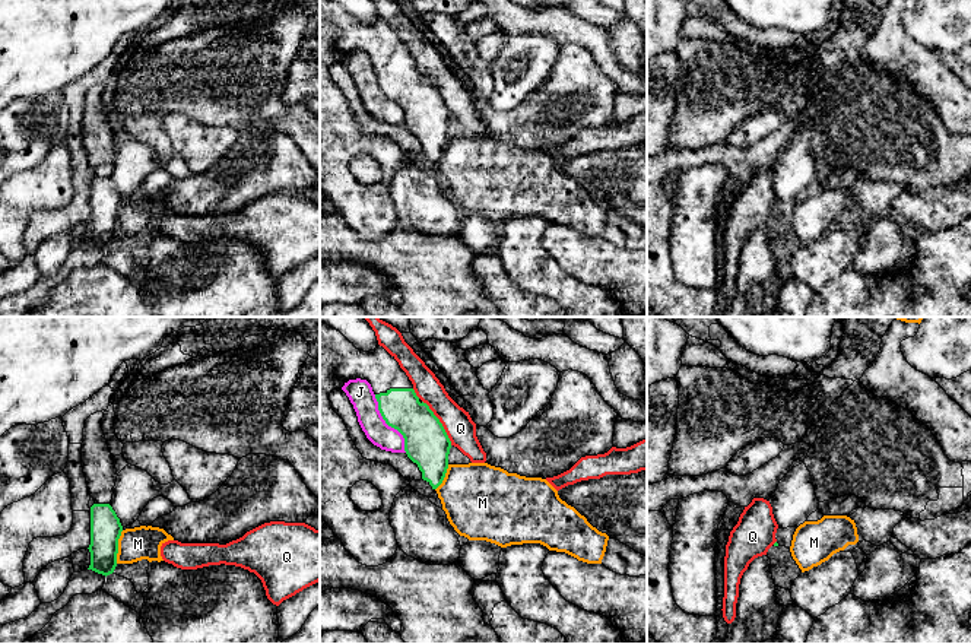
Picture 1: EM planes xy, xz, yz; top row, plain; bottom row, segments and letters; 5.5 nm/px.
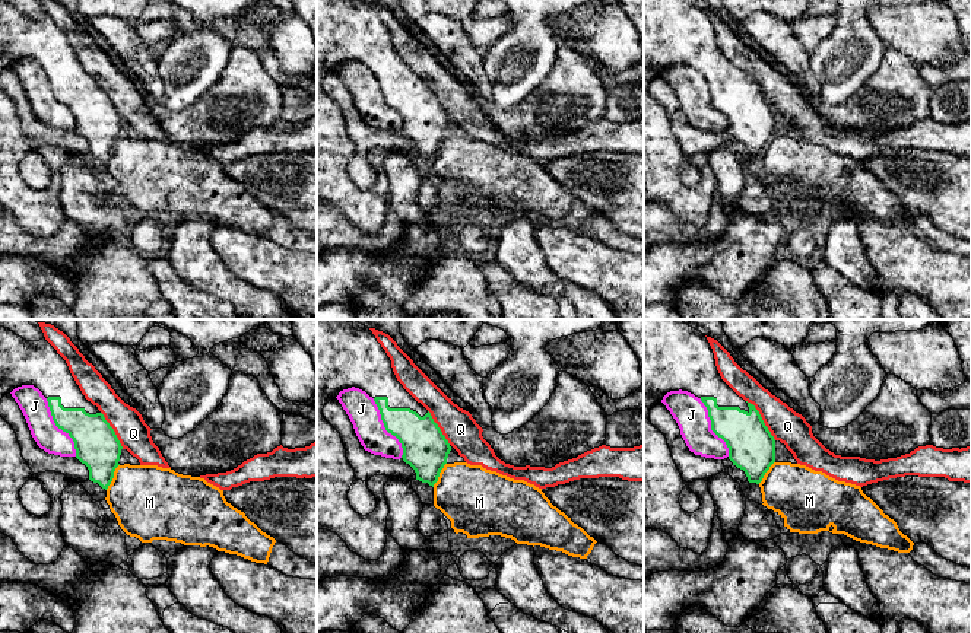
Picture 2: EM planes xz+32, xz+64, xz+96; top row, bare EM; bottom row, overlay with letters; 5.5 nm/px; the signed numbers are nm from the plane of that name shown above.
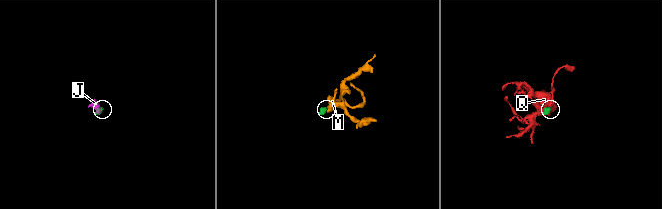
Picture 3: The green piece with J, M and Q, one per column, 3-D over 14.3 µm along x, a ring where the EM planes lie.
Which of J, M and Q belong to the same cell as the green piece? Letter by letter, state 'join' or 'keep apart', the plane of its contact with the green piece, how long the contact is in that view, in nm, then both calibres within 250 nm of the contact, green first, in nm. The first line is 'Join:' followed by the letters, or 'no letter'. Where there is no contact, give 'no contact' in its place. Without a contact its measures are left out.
Join: no letter
J: keep apart; meets green in xz; contact 360 nm long; 240 nm thick on the green side, 140 nm on the other
M: keep apart; meets green in xy; contact 190 nm long; 180 nm thick on the green side, 180 nm on the other
Q: keep apart; meets green in xz; contact 300 nm long; 240 nm thick on the green side, 160 nm on the other

